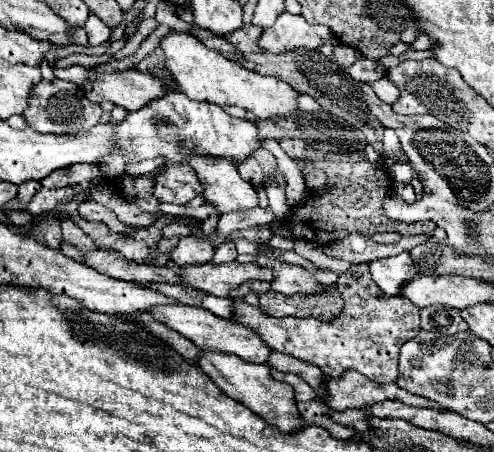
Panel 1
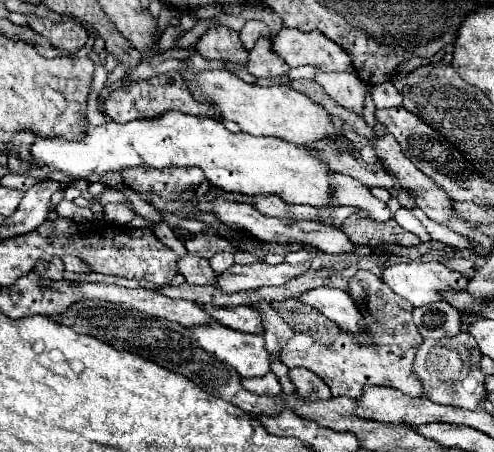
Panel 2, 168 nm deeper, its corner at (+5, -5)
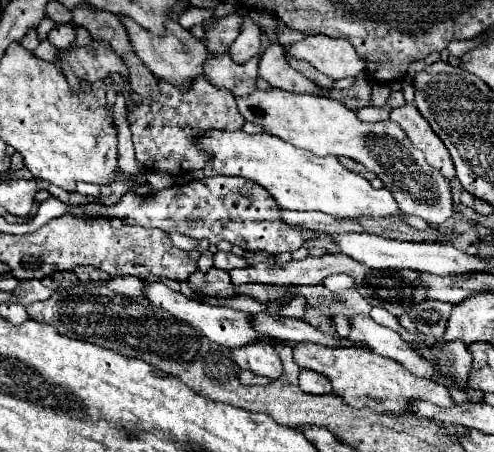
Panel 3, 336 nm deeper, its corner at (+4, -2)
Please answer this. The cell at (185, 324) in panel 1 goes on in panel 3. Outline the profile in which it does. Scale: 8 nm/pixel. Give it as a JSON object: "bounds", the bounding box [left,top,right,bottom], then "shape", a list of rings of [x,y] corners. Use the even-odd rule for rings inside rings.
{"bounds":[232,343,282,381],"shape":[[[250,343],[246,347],[232,349],[232,355],[240,369],[250,369],[252,373],[270,377],[272,381],[282,375],[282,361],[268,343]]]}

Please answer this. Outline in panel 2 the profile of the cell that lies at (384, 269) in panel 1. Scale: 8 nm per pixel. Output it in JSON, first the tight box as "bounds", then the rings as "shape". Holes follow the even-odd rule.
{"bounds":[381,260,467,306],"shape":[[[409,260],[409,262],[395,262],[395,264],[387,264],[383,270],[381,270],[381,280],[395,292],[399,294],[401,298],[409,300],[413,306],[425,306],[425,304],[431,304],[431,302],[437,302],[441,300],[441,292],[447,290],[447,288],[465,288],[467,286],[467,280],[449,270],[447,266],[439,264],[439,262],[419,262],[419,260]]]}

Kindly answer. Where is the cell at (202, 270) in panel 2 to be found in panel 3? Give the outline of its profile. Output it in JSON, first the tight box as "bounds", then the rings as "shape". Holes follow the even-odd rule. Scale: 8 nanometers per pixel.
{"bounds":[188,267,236,299],"shape":[[[214,267],[210,271],[206,271],[206,273],[202,273],[202,271],[192,273],[190,279],[188,279],[188,285],[190,285],[192,291],[208,295],[208,297],[228,299],[228,297],[236,295],[236,287],[232,285],[230,275],[226,271],[214,269]]]}

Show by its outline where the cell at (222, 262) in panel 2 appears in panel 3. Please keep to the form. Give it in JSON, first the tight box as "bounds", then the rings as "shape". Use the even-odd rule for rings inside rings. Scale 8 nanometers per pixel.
{"bounds":[214,251,248,271],"shape":[[[218,251],[218,253],[214,255],[214,267],[216,267],[216,269],[232,271],[232,269],[244,267],[244,265],[248,265],[248,263],[246,263],[242,257],[238,257],[238,255],[230,253],[230,251]]]}

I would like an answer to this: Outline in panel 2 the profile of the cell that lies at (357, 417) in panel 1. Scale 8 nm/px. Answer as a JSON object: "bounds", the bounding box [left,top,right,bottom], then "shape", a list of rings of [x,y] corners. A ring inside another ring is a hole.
{"bounds":[289,368,331,402],"shape":[[[291,368],[291,370],[289,370],[289,378],[291,378],[291,382],[295,384],[297,394],[299,394],[303,400],[315,402],[315,400],[329,400],[329,398],[331,398],[329,386],[327,386],[317,374],[313,374],[311,370]]]}

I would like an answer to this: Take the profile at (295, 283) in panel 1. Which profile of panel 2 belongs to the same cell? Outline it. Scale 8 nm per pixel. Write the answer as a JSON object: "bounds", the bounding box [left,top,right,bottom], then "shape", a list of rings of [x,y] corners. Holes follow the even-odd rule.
{"bounds":[299,286,361,334],"shape":[[[319,286],[313,290],[307,290],[299,296],[303,304],[309,304],[323,312],[329,320],[333,320],[339,328],[345,328],[353,334],[357,334],[361,328],[361,314],[351,300],[351,296],[343,290],[329,288],[329,286]]]}

